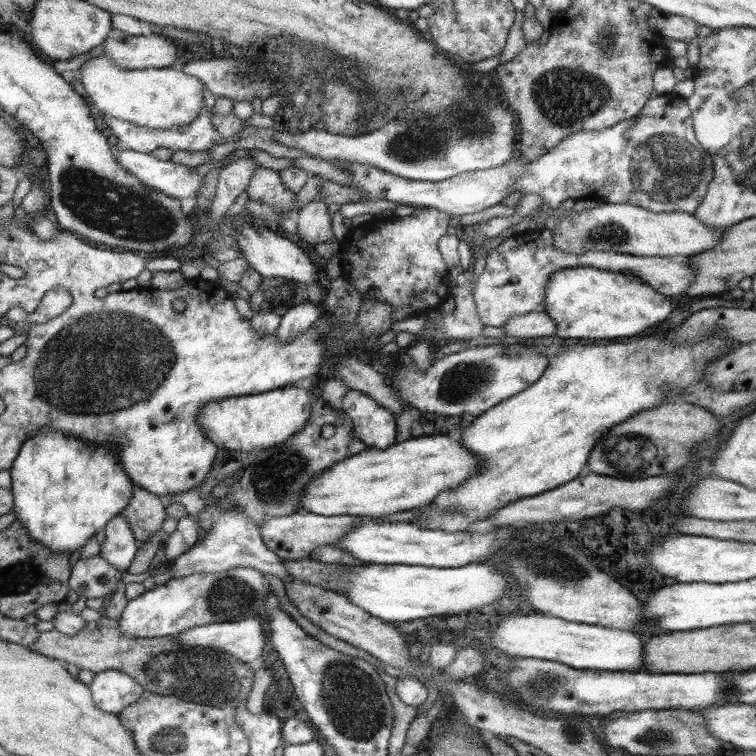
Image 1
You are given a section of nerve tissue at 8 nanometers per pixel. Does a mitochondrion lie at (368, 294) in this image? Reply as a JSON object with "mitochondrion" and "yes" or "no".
{"mitochondrion":"no"}

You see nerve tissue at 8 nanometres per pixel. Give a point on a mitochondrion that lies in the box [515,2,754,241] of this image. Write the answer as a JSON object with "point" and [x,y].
{"point":[665,167]}

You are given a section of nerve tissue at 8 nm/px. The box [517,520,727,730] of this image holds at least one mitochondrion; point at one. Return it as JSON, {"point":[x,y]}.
{"point":[547,685]}

